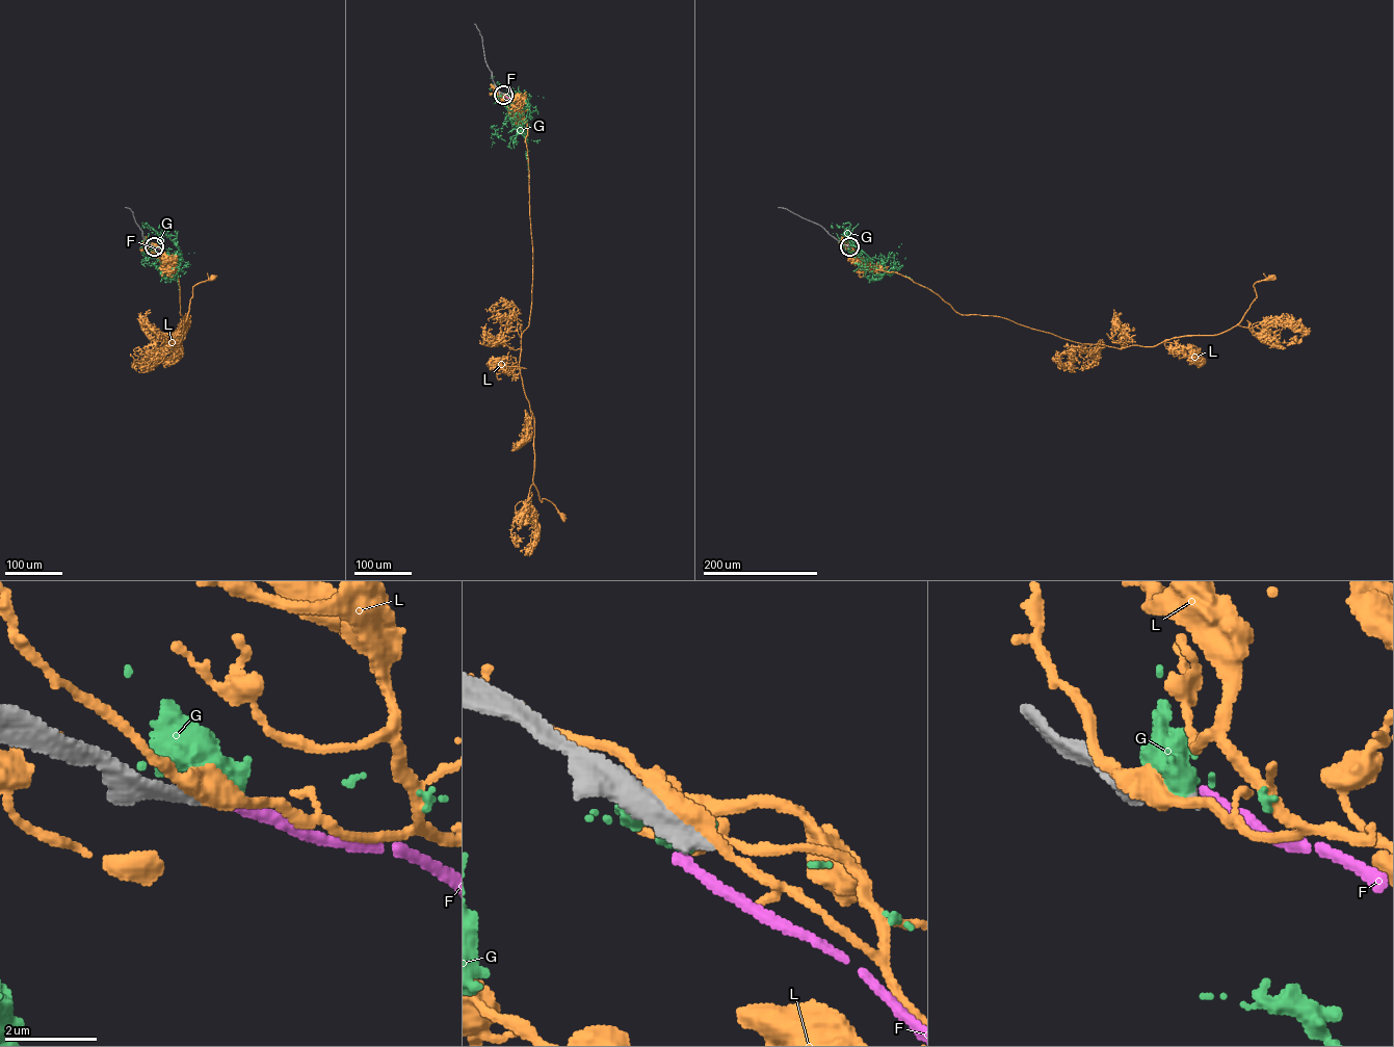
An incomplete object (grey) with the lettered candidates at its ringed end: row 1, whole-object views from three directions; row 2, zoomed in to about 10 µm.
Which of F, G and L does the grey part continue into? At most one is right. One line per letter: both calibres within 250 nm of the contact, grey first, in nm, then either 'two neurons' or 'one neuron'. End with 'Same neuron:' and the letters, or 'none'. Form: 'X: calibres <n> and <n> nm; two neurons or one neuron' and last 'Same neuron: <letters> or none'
F: calibres 440 and 240 nm; two neurons
G: calibres 440 and 600 nm; two neurons
L: calibres 500 and 440 nm; two neurons
Same neuron: none

